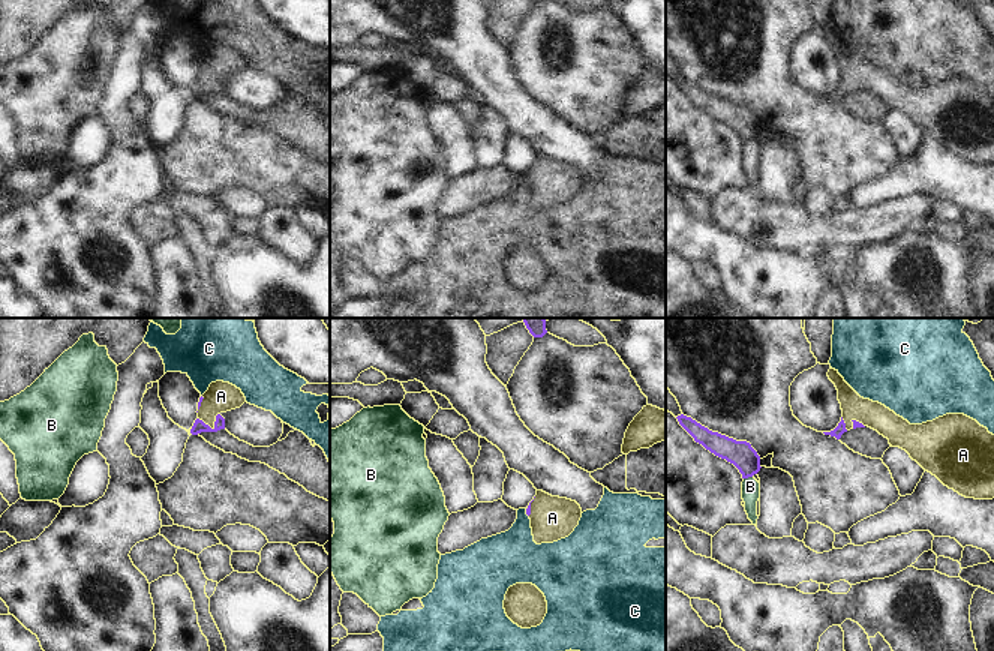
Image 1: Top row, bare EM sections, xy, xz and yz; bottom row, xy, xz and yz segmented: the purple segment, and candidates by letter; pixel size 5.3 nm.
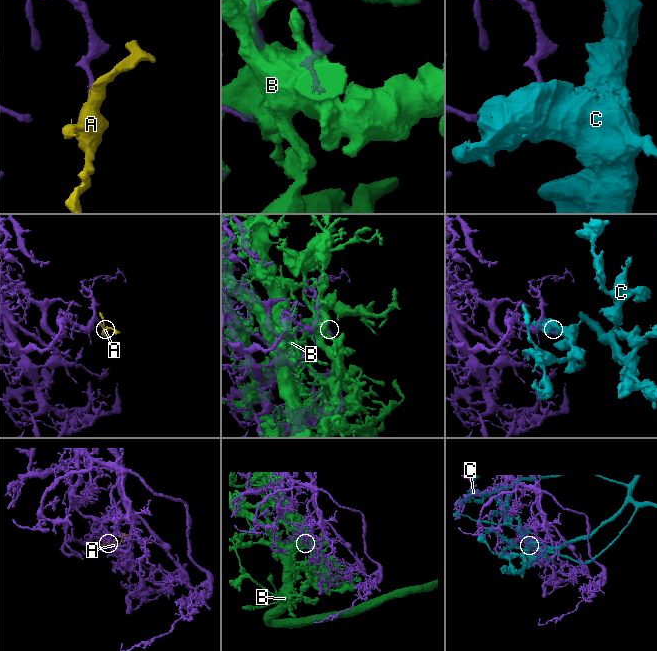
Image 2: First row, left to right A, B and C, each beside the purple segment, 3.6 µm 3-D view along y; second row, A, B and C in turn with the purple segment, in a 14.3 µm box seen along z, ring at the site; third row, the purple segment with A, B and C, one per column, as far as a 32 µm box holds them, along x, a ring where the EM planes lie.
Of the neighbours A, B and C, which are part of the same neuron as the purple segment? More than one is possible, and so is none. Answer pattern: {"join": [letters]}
{"join": ["A"]}

